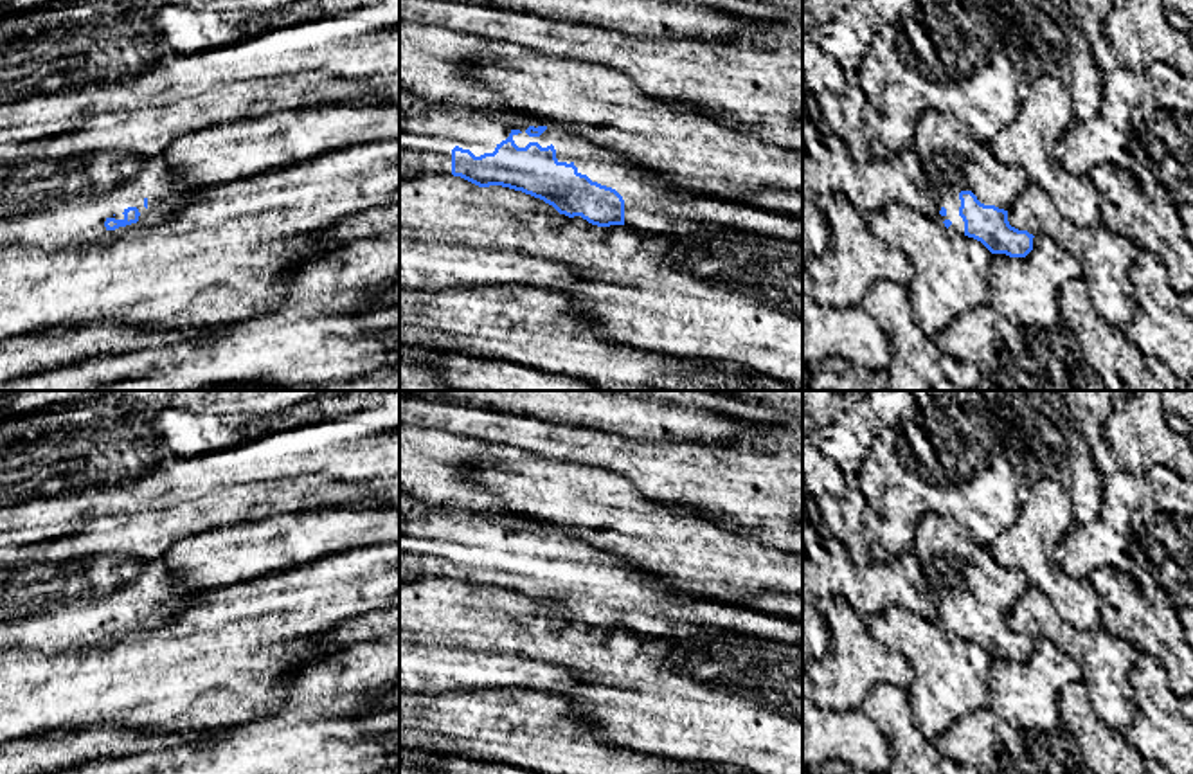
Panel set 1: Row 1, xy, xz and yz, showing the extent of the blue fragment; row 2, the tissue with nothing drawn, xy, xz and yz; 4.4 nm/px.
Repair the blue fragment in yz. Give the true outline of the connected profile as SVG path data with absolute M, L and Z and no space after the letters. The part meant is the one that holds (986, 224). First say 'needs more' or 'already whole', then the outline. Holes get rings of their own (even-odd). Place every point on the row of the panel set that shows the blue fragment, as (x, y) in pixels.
needs more | M927 108L914 130L916 167L930 184L930 193L948 232L981 241L991 254L1026 257L1033 250L1033 234L1018 230L1008 221L1008 209L1029 184L1020 166L1002 164L990 146L973 139L952 112Z

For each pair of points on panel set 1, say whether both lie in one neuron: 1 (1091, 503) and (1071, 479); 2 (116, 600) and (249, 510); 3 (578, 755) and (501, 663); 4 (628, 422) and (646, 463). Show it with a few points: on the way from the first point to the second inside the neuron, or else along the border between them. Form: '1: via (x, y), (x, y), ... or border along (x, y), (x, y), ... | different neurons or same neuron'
1: via (1085, 497), (1076, 485) | same neuron
2: via (132, 560), (166, 526), (209, 512) | same neuron
3: border along (477, 686), (542, 688), (551, 693) | different neurons
4: border along (594, 429), (632, 438), (679, 440) | different neurons

